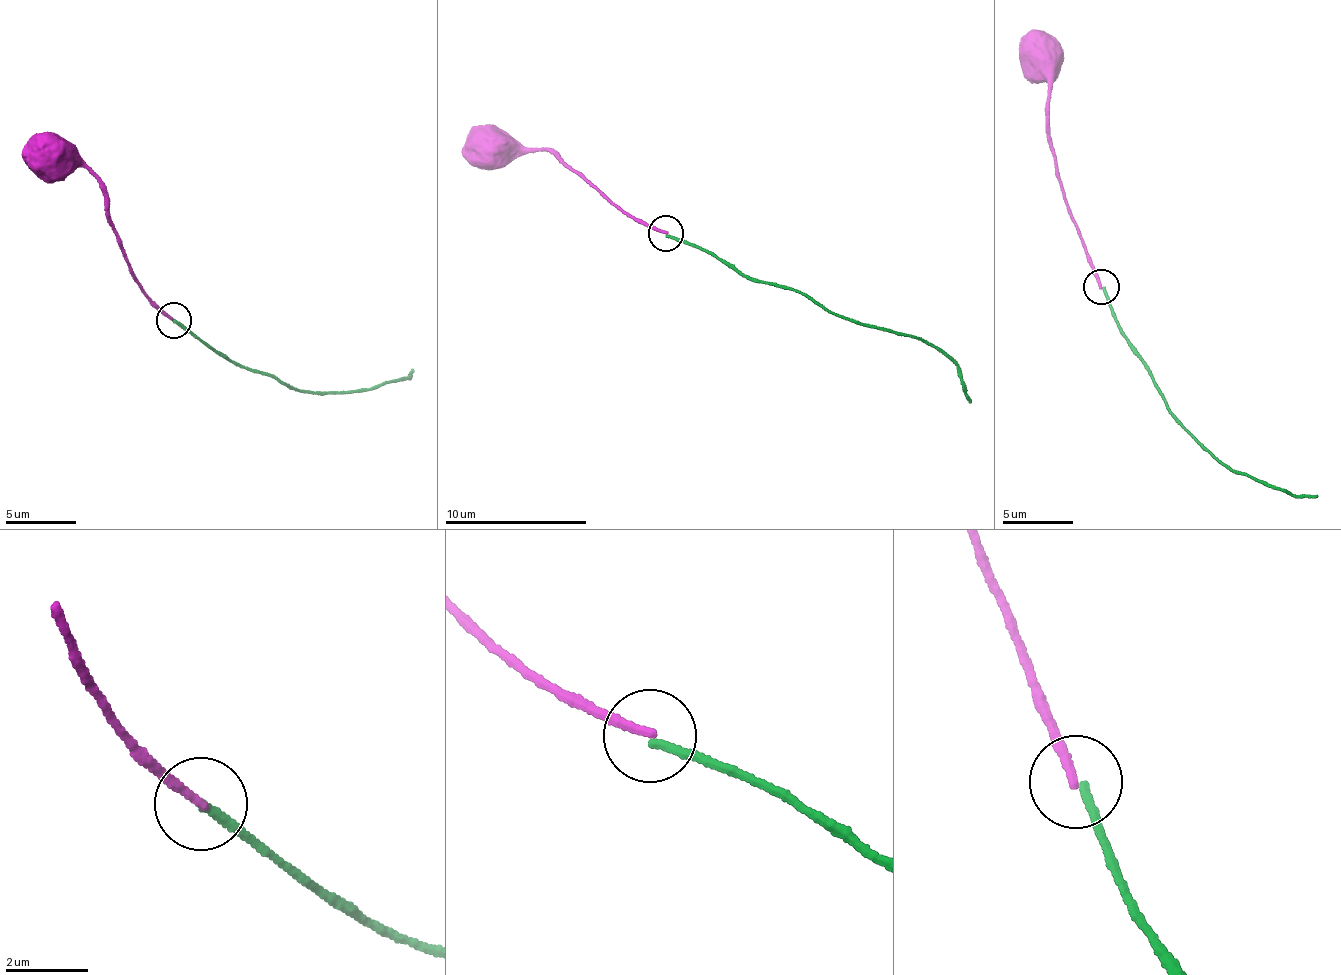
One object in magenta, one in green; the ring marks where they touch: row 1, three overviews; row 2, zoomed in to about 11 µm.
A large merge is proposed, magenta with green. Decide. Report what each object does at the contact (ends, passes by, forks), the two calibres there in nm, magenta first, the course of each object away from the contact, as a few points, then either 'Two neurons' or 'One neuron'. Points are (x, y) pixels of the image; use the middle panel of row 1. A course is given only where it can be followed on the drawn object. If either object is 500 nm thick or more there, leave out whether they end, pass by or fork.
At the ring magenta ends. At the ring green ends. Thickness 200 nm (magenta) against 200 nm. Course of magenta: (666, 232), (623, 211), (554, 150), (511, 144), (477, 155), (482, 151). Course of green: (666, 235), (712, 251), (762, 283), (800, 289), (833, 314), (877, 325), (933, 344), (958, 367), (970, 402). One neuron

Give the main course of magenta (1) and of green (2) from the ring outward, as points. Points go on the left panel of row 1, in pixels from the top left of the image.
1: (175, 319), (142, 289), (128, 263), (110, 218), (107, 188), (51, 137), (37, 141), (42, 150)
2: (174, 318), (246, 367), (302, 390), (342, 393), (391, 383), (410, 376), (412, 370)

